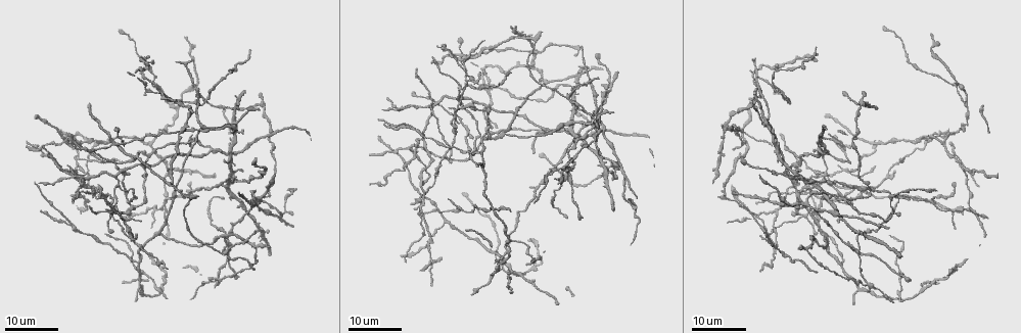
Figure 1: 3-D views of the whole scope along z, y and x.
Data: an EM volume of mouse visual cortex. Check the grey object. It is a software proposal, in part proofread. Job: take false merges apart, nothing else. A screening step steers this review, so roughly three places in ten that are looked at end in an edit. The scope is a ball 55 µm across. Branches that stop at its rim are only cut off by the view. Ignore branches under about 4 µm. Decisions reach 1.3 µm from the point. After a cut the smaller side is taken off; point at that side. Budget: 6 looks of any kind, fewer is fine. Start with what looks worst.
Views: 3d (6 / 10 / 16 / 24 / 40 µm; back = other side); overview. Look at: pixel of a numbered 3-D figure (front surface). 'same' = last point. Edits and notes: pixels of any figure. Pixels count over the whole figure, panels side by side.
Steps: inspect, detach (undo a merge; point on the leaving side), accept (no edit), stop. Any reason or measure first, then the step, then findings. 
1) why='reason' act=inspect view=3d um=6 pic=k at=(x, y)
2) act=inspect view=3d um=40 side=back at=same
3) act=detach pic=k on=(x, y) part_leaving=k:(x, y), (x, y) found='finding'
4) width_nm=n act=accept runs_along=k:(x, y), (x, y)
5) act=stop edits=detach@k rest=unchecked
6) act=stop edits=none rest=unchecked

why='looks like a crossing' act=inspect view=3d um=16 pic=1 at=(111, 215)

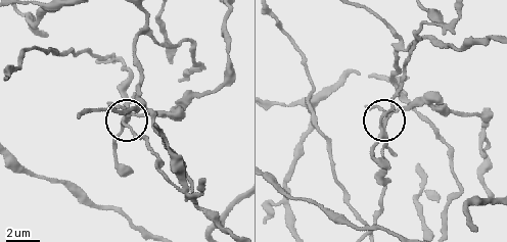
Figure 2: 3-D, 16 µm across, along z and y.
act=inspect view=3d um=6 pic=2 at=(384, 126)

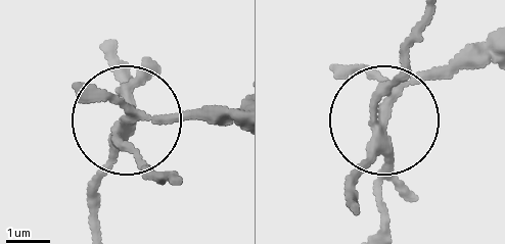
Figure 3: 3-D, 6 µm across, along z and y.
act=inspect view=3d um=6 side=back pic=3 at=(377, 122)

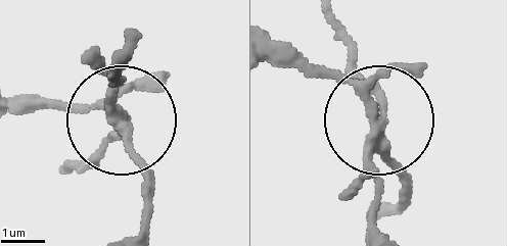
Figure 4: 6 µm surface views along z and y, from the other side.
side_arm_um=22 act=detach pic=4 on=(382, 93) part_leaving=4:(369, 146), (380, 106), (336, 18) found='a second cell is stuck on'

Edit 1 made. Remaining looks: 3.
act=inspect view=overview

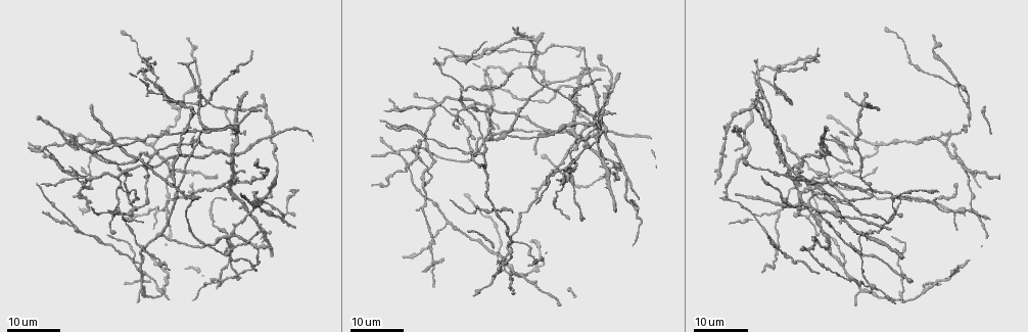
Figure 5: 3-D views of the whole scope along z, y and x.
act=inspect view=3d um=16 pic=5 at=(808, 201)

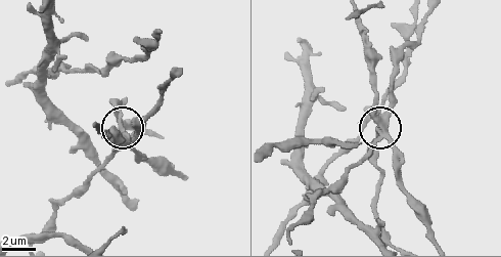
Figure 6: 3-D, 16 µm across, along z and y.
act=inspect view=3d um=6 pic=6 at=(122, 130)

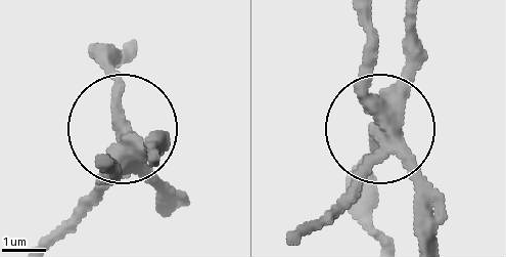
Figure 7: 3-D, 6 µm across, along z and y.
width_nm=410 act=detach pic=7 on=(118, 171) part_leaving=7:(378, 119), (426, 236) found='two cells meet here'

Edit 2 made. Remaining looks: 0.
act=stop edits=detach@4,detach@7 rest=unchecked

